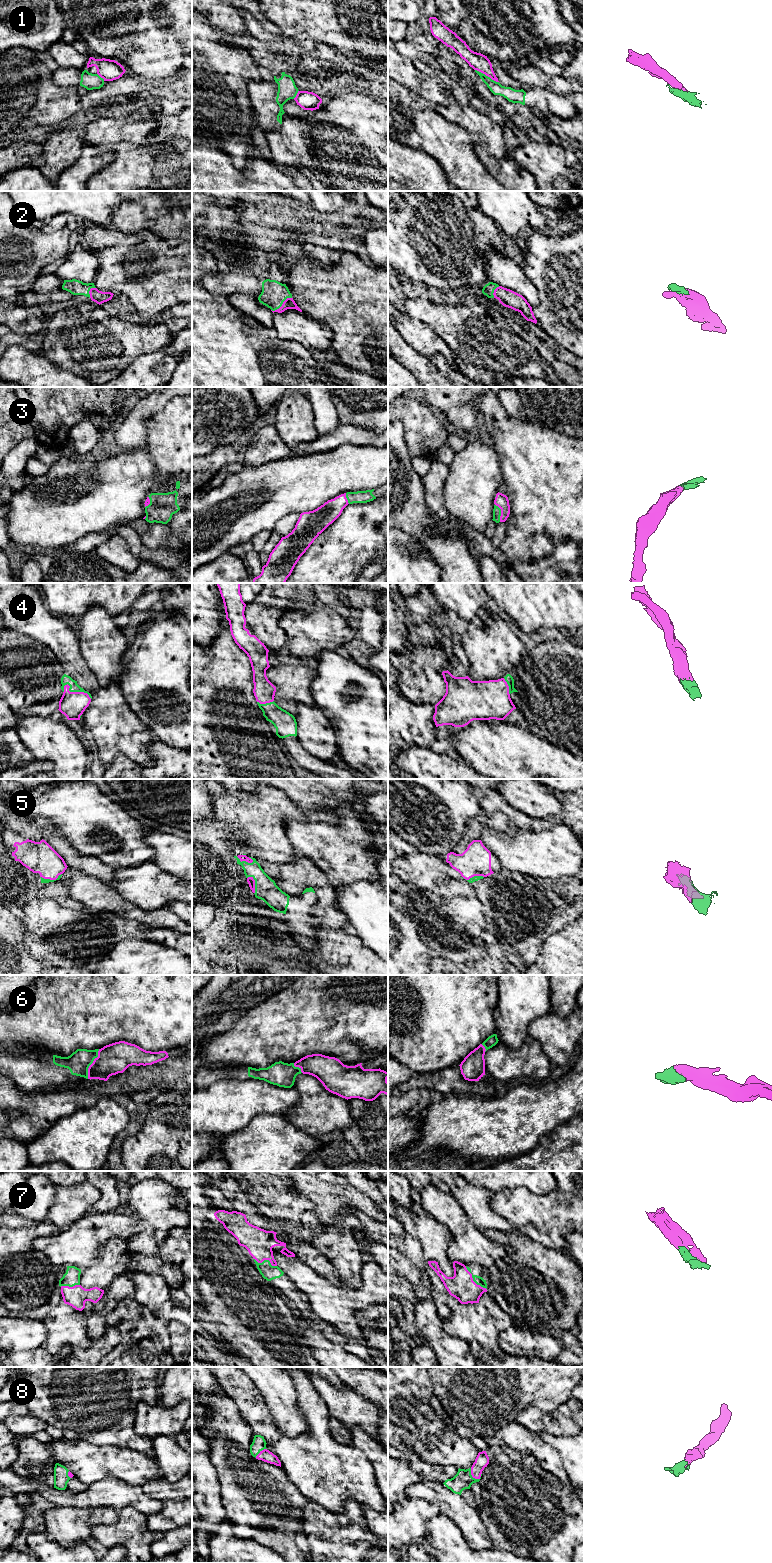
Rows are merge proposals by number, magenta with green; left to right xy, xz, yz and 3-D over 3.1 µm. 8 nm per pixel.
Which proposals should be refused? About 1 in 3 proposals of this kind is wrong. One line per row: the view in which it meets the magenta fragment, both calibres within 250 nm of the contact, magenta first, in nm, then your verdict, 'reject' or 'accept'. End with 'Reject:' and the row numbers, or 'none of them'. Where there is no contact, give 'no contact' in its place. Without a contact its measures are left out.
1: meets magenta in yz; 140 nm thick on the magenta side, 100 nm on the other; reject
2: meets magenta in xz; 90 nm thick on the magenta side, 200 nm on the other; accept
3: meets magenta in yz; 110 nm thick on the magenta side, 60 nm on the other; accept
4: meets magenta in xy; 200 nm thick on the magenta side, 80 nm on the other; accept
5: meets magenta in xz; 50 nm thick on the magenta side, 150 nm on the other; accept
6: meets magenta in xy; 240 nm thick on the magenta side, 180 nm on the other; accept
7: meets magenta in yz; 200 nm thick on the magenta side, 70 nm on the other; accept
8: meets magenta in yz; 110 nm thick on the magenta side, 150 nm on the other; accept
Reject: 1

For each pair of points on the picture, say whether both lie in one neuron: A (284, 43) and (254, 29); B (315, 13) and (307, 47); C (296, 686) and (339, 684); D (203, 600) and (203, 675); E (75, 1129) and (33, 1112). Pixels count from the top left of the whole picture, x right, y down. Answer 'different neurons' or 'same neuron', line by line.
A: same neuron
B: different neurons
C: different neurons
D: different neurons
E: different neurons

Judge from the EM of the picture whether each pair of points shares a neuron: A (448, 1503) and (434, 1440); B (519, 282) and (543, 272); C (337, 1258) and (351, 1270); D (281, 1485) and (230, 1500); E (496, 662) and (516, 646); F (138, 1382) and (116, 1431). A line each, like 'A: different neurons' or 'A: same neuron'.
A: different neurons
B: different neurons
C: same neuron
D: same neuron
E: same neuron
F: same neuron

